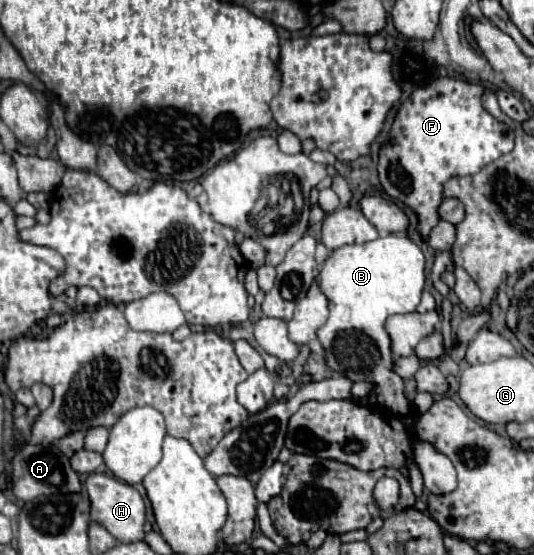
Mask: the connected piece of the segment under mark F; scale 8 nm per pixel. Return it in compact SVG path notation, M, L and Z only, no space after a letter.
M436 78L430 84L414 90L396 112L396 118L390 128L390 140L380 148L378 156L378 174L380 182L388 196L404 202L418 214L418 232L428 240L430 230L438 224L438 206L442 202L442 186L452 176L468 176L480 172L490 162L498 160L502 154L508 154L514 148L514 130L498 122L482 106L484 86L458 80L458 78Z

